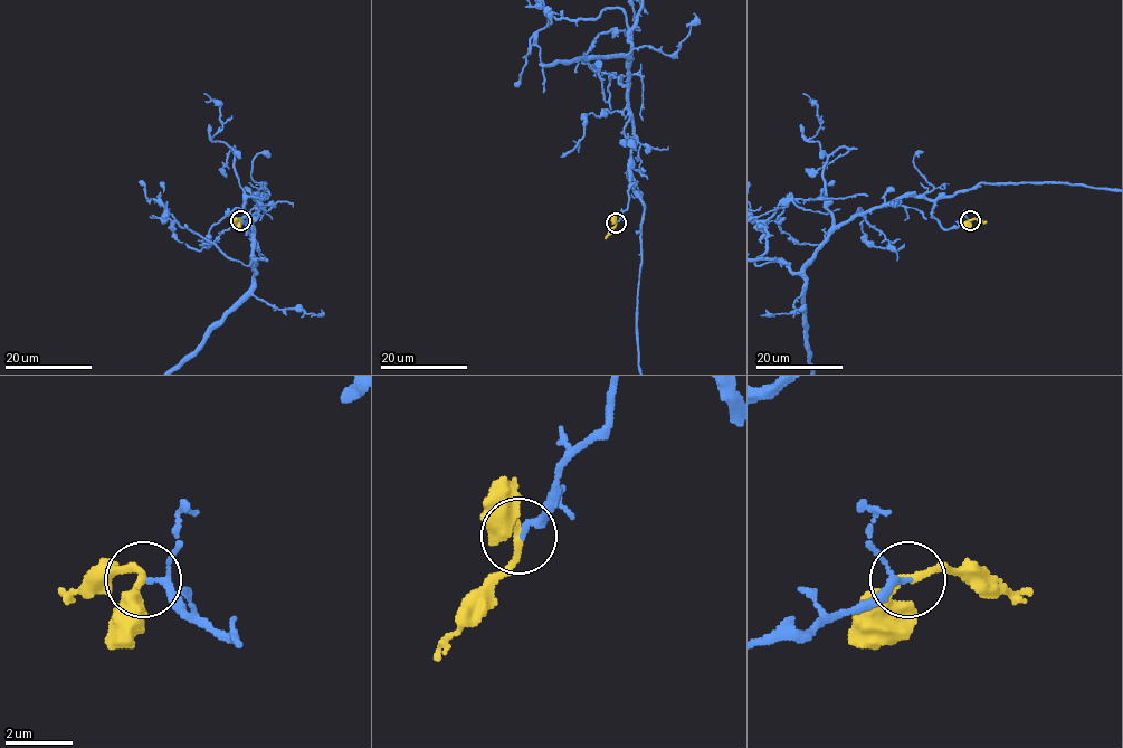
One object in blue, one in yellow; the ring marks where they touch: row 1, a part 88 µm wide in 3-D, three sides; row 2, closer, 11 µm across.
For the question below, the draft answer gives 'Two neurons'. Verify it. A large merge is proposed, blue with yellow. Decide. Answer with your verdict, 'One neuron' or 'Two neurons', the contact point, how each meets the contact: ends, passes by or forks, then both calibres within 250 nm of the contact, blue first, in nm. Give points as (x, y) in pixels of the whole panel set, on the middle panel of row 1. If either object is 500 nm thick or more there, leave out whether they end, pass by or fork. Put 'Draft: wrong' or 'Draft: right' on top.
Draft: wrong
One neuron. Place: (616, 223). At the ring blue passes by. At the ring yellow passes by. Thickness 150 nm (blue) against 240 nm

